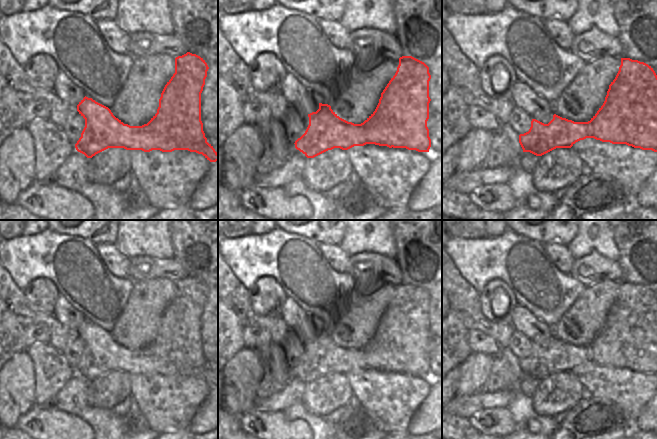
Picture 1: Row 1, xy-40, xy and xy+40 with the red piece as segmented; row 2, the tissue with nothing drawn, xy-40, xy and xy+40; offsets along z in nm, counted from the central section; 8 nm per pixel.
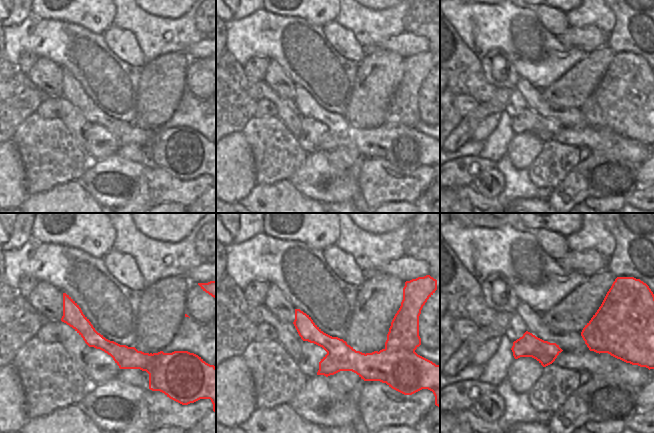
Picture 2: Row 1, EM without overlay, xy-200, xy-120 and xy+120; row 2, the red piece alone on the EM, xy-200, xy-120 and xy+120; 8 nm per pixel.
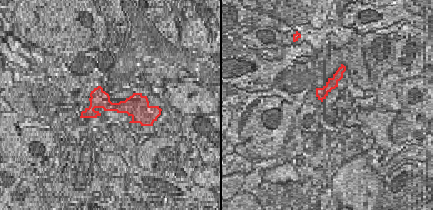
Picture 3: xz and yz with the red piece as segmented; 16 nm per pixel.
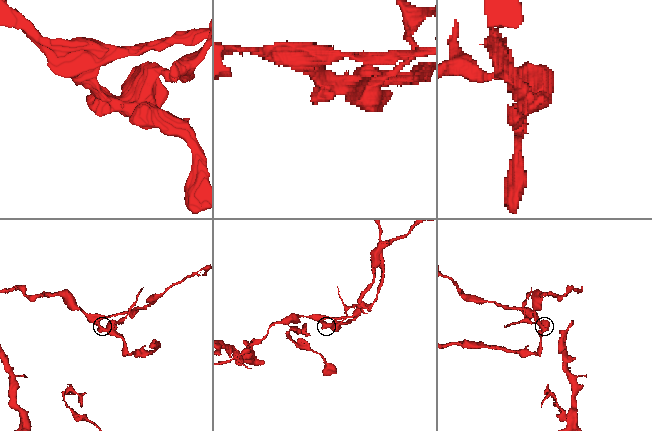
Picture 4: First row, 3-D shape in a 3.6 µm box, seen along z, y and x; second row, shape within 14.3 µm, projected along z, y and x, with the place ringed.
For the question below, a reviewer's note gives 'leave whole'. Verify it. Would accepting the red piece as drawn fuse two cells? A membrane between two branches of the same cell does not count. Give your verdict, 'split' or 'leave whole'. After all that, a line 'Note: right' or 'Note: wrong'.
split
Note: wrong

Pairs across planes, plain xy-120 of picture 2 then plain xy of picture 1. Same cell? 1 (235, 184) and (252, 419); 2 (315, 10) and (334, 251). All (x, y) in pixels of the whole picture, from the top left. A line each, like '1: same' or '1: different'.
1: different
2: different

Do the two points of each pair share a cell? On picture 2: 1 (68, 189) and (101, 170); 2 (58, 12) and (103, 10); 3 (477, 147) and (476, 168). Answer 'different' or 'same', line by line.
1: different
2: same
3: different

